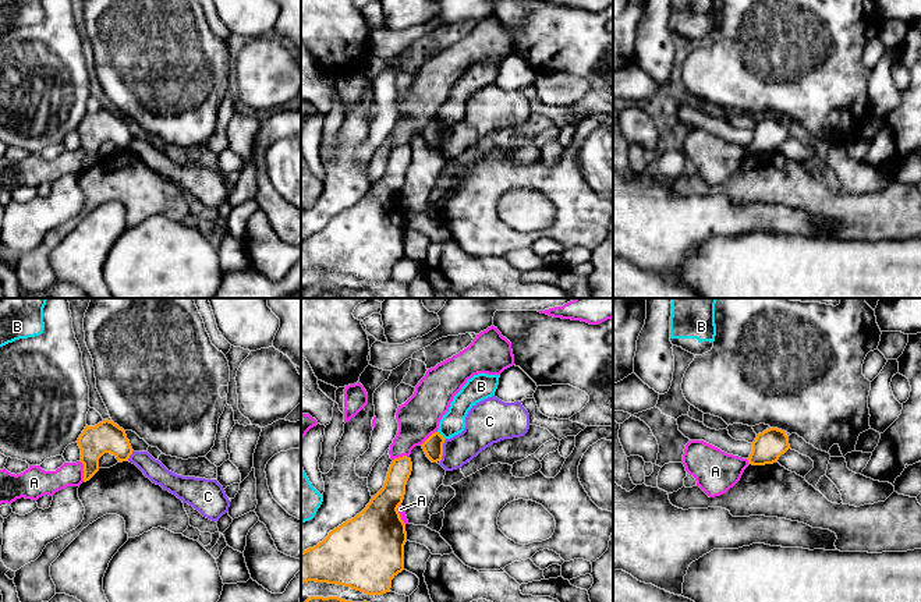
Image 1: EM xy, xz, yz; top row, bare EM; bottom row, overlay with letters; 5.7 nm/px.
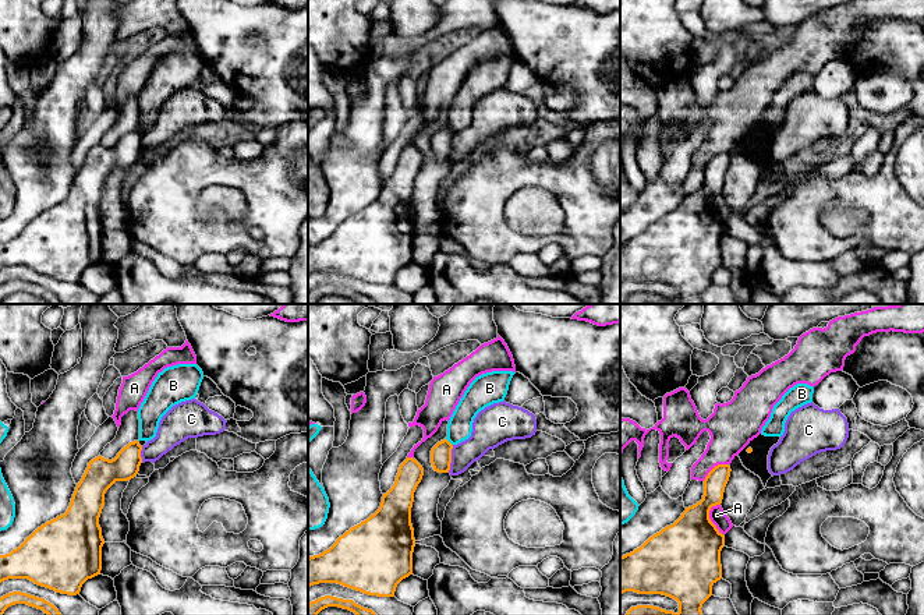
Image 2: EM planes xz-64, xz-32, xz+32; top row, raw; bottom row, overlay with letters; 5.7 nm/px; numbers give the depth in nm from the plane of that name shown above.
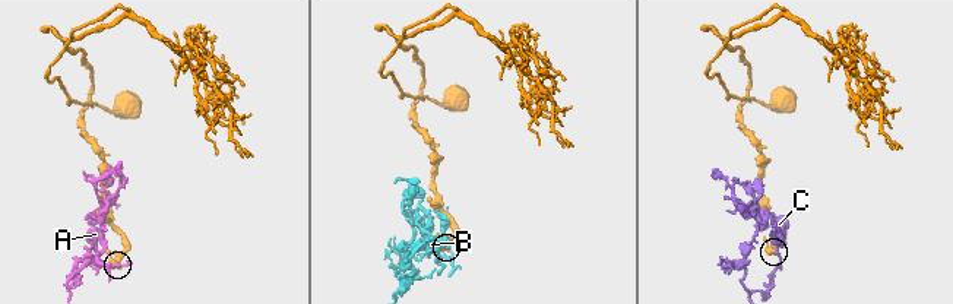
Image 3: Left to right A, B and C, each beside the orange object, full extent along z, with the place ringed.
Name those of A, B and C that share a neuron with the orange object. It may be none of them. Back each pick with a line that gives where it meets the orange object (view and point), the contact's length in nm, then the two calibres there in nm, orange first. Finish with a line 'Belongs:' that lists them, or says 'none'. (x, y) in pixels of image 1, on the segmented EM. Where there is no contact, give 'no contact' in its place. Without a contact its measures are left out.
Belongs: none

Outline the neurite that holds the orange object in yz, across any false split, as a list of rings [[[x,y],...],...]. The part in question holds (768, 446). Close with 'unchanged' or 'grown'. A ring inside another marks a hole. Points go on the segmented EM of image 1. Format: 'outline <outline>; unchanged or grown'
outline [[[769,428],[757,435],[752,442],[752,452],[747,460],[752,465],[773,464],[789,449],[789,436],[786,432],[777,428]]]; unchanged

